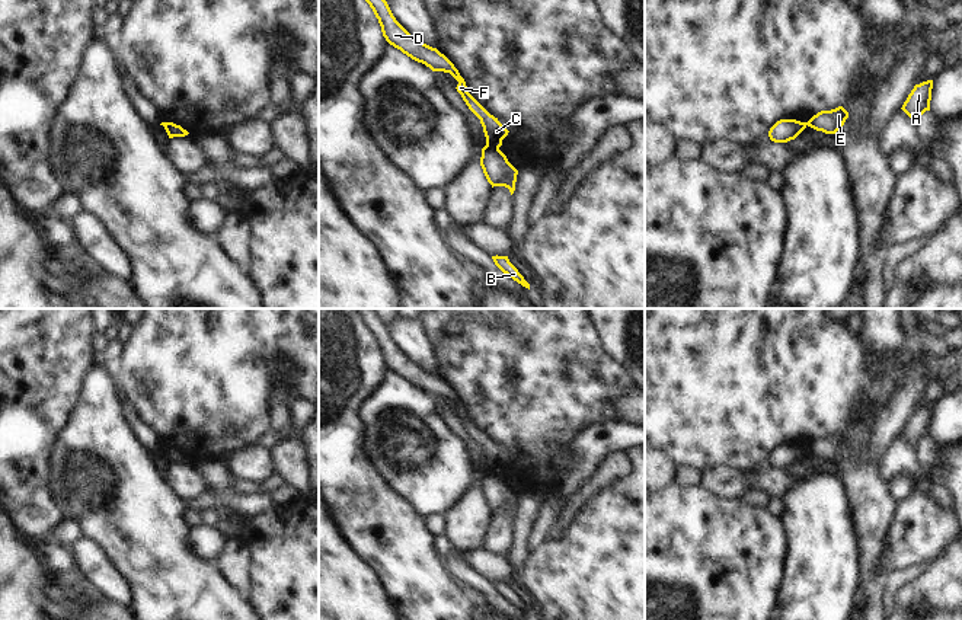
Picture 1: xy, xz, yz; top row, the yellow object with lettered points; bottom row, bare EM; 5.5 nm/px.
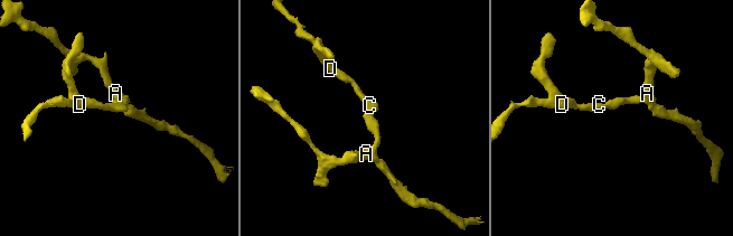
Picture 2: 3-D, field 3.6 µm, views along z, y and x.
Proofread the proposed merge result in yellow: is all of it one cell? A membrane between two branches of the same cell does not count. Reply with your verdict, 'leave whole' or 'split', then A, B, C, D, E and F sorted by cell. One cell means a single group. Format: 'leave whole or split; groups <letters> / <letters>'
split; groups A B E / C D F

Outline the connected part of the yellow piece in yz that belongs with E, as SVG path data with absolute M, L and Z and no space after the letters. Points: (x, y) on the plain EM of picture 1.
M838 432L831 437L818 438L806 448L806 451L825 460L835 460L847 444L848 438L843 432Z

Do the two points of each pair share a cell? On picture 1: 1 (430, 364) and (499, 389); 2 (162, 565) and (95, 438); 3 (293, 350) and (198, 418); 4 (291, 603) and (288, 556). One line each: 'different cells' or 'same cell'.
1: different cells
2: same cell
3: same cell
4: same cell

